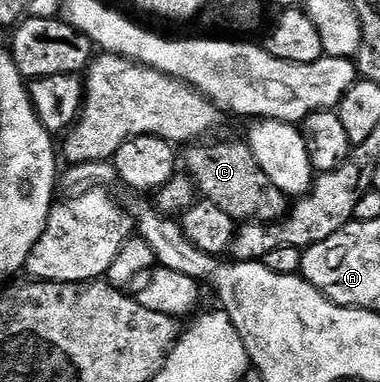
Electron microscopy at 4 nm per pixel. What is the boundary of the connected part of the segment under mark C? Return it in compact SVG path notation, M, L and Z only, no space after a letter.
M244 140L205 144L209 143L193 143L184 150L184 172L191 178L196 192L204 200L219 207L219 211L226 215L231 215L234 223L272 223L282 216L287 205L285 194L277 190L271 179L267 179L263 167L259 167L255 155Z

